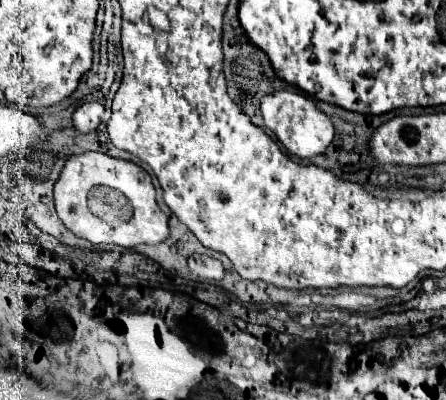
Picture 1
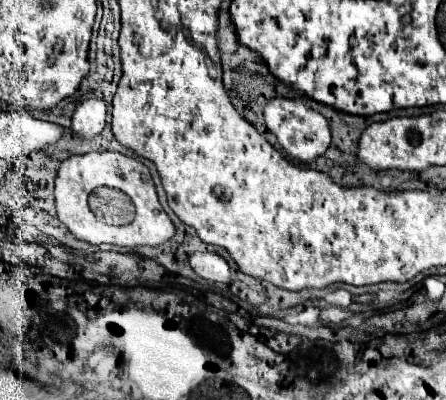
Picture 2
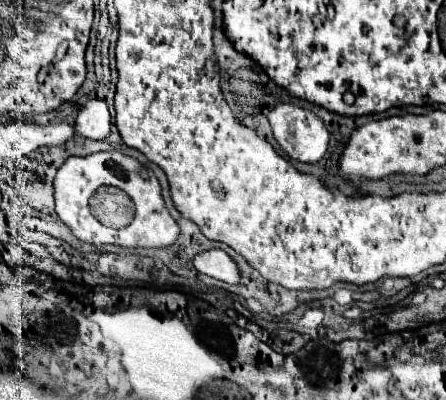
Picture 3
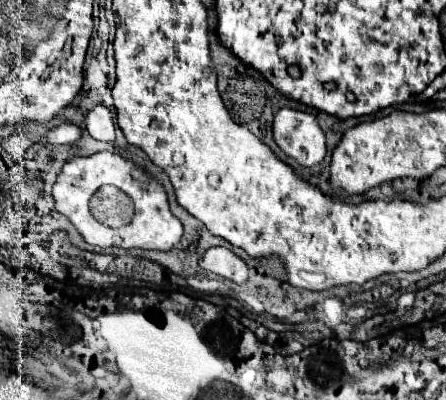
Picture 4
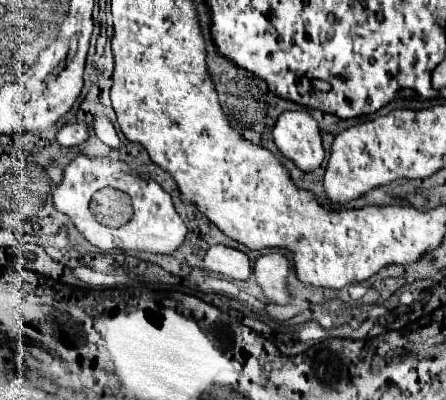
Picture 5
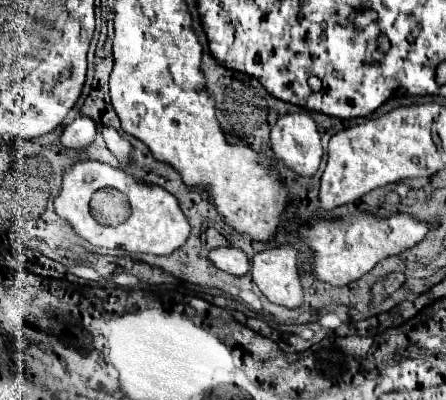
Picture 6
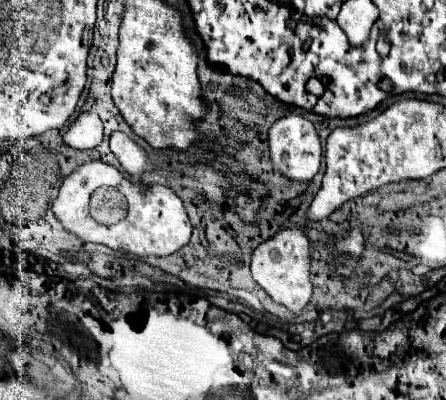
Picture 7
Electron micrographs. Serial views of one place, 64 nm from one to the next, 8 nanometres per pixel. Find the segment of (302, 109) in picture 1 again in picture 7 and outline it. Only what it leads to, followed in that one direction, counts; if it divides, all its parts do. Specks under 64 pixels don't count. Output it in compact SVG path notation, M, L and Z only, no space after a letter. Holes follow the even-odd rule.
M288 114L278 118L268 132L268 144L270 144L270 160L274 164L274 168L296 182L310 182L320 168L320 160L322 160L322 148L320 148L320 138L312 126L312 122L308 122L302 116L296 114Z

